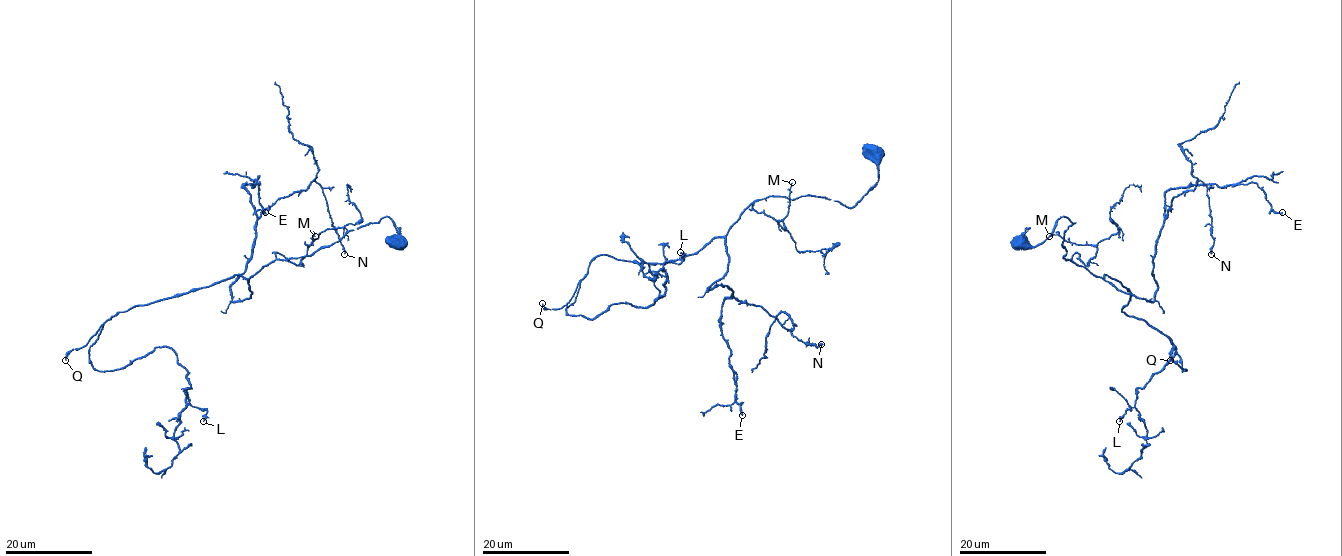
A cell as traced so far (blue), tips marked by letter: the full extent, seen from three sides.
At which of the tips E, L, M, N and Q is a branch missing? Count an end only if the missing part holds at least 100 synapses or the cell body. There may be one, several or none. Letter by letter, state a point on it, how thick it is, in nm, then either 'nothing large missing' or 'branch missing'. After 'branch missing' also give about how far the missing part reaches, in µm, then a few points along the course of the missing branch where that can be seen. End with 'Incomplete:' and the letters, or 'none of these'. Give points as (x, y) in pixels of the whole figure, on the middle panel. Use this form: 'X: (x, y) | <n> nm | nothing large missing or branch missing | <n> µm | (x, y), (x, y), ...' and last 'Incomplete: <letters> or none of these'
E: (742, 415) | 280 nm | nothing large missing
L: (680, 252) | 150 nm | nothing large missing
M: (792, 182) | 100 nm | nothing large missing
N: (821, 344) | 160 nm | nothing large missing
Q: (542, 303) | 170 nm | branch missing | 80 µm
Incomplete: Q

